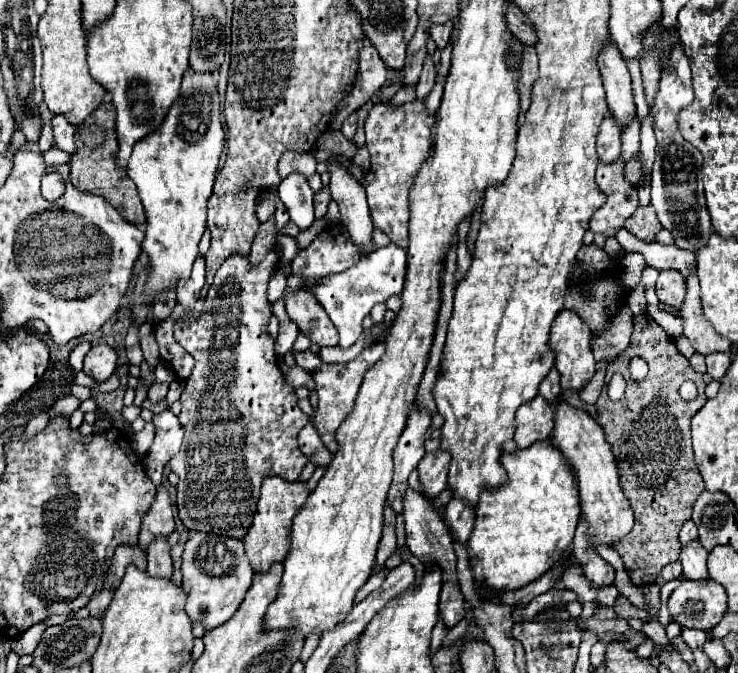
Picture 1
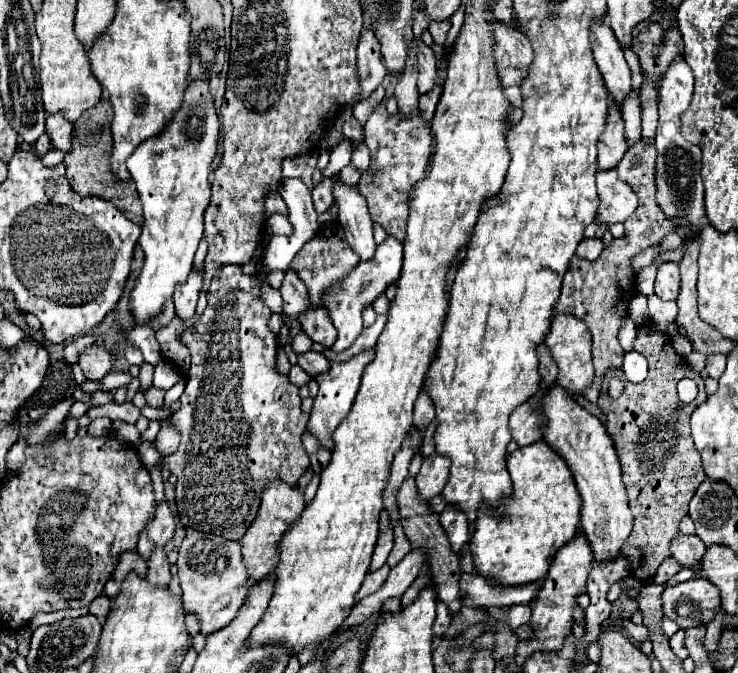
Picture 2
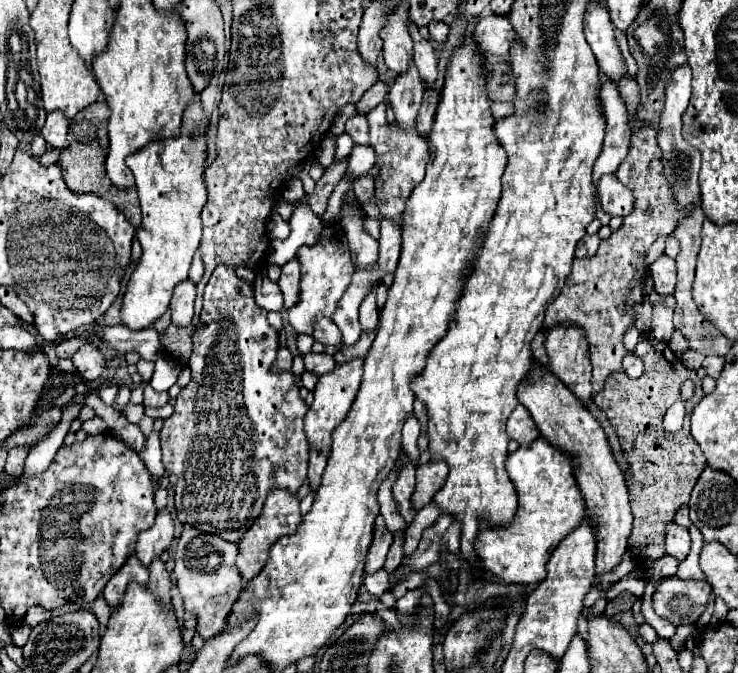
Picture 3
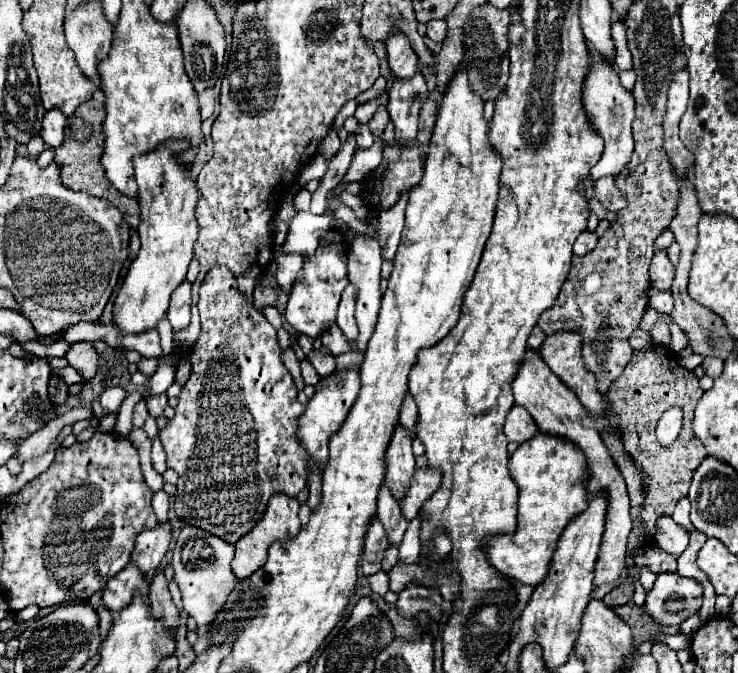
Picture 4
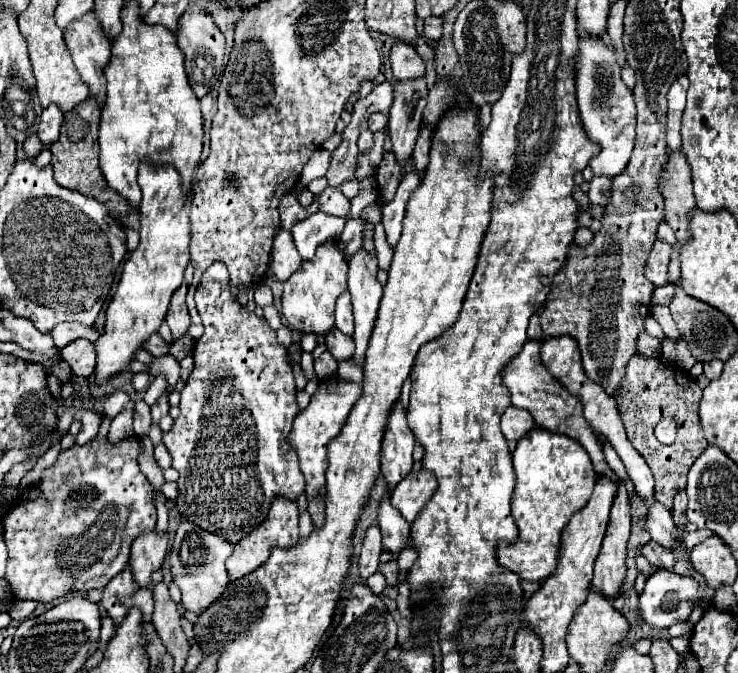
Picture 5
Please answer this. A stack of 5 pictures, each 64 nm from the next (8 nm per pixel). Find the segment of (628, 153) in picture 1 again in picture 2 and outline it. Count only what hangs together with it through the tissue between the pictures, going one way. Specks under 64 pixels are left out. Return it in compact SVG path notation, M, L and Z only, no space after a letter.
M632 90L626 100L622 102L622 118L626 122L626 138L628 138L628 144L638 140L640 138L640 132L642 132L642 104L640 104L640 92L638 90Z

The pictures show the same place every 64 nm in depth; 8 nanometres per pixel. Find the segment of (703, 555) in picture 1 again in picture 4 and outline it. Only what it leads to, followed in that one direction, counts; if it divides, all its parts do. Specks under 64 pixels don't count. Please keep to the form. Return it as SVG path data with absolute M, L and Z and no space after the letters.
M666 514L658 516L656 520L656 536L654 536L654 542L670 552L672 556L680 556L686 546L688 546L688 532L684 528L680 528L678 524L674 524L674 520Z

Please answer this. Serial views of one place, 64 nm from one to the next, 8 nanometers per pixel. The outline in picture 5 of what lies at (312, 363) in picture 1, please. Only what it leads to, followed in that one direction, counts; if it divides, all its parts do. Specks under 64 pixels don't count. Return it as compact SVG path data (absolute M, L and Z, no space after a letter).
M324 350L324 354L318 360L314 360L314 370L316 370L316 376L320 380L324 380L324 378L330 378L336 374L338 362L332 358L332 354L328 350Z

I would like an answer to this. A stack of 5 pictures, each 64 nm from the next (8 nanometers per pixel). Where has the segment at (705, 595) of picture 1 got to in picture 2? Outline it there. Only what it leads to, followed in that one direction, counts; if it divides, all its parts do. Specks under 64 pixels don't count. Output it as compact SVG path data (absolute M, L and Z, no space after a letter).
M706 578L666 586L662 592L662 612L680 628L692 628L710 622L718 606L720 592Z

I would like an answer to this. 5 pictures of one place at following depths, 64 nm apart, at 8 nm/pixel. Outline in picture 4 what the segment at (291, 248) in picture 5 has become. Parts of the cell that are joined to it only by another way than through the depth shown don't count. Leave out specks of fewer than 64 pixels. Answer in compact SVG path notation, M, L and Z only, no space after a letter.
M280 252L274 258L276 262L276 280L282 286L284 292L288 292L288 286L296 280L296 274L302 268L302 256L300 254L290 254L290 252Z

